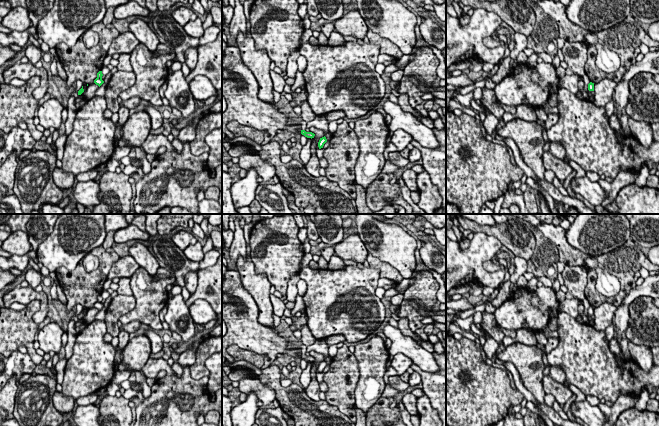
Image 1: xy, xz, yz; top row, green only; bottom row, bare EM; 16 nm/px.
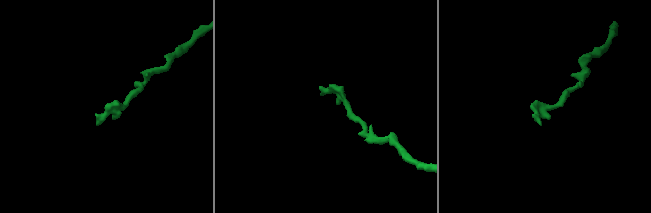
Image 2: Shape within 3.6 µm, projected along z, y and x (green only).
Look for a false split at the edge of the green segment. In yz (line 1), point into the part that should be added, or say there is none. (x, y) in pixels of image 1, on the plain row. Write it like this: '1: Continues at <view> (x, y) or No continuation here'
1: No continuation here

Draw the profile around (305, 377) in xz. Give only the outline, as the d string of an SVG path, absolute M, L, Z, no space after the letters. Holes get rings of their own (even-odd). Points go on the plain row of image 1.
M308 362L307 367L302 371L299 377L299 381L302 384L304 390L308 387L311 381L311 368L312 368L311 362Z

